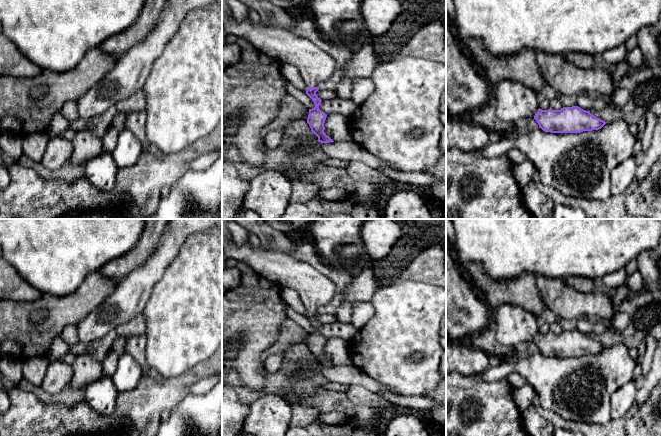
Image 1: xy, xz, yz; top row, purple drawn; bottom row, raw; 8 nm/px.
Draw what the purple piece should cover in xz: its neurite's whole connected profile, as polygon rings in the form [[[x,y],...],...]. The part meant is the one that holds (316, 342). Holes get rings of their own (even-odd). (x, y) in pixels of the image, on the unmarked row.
[[[223,237],[222,252],[228,260],[242,262],[256,274],[298,293],[307,310],[306,318],[315,328],[314,332],[309,333],[307,347],[318,361],[318,366],[334,366],[324,356],[327,339],[319,333],[322,324],[316,316],[322,306],[335,298],[337,286],[310,264],[299,261],[278,248],[253,247],[249,242],[237,245],[233,240]]]

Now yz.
[[[502,304],[493,311],[496,338],[504,346],[534,342],[545,356],[580,357],[601,353],[607,346],[578,330],[542,334],[534,314],[513,304]]]

